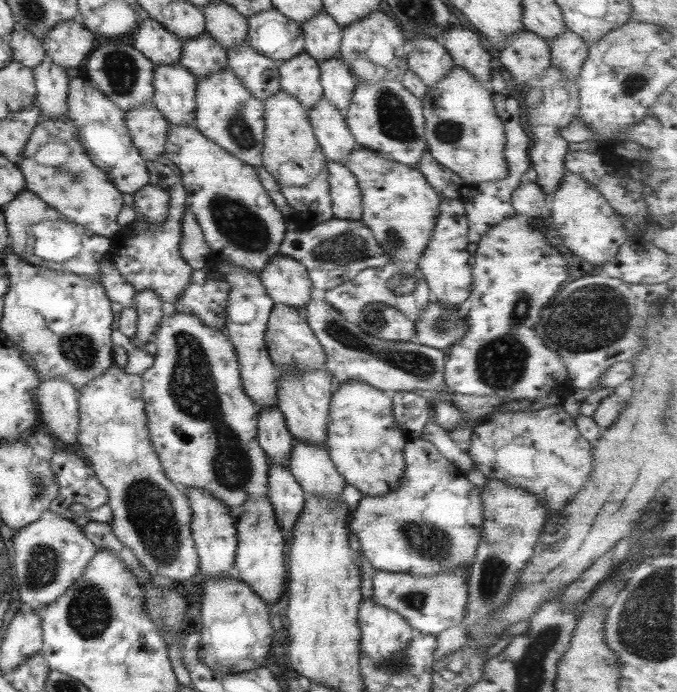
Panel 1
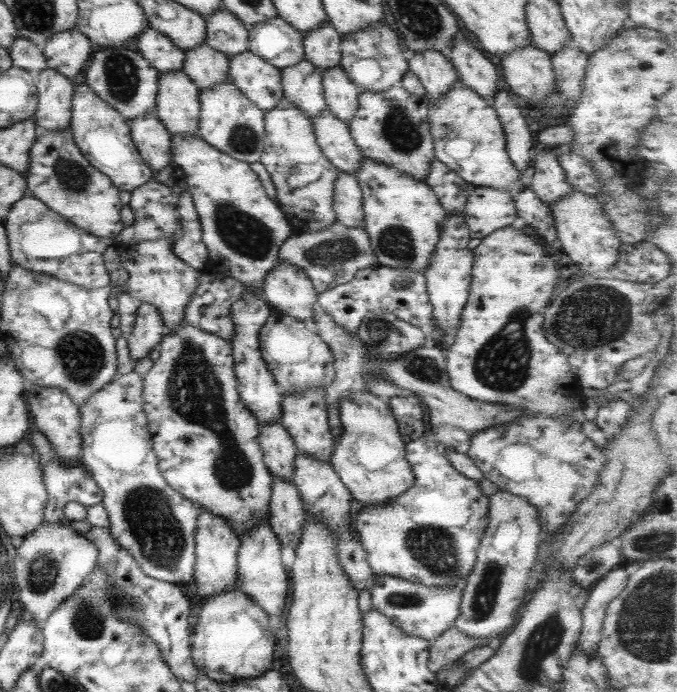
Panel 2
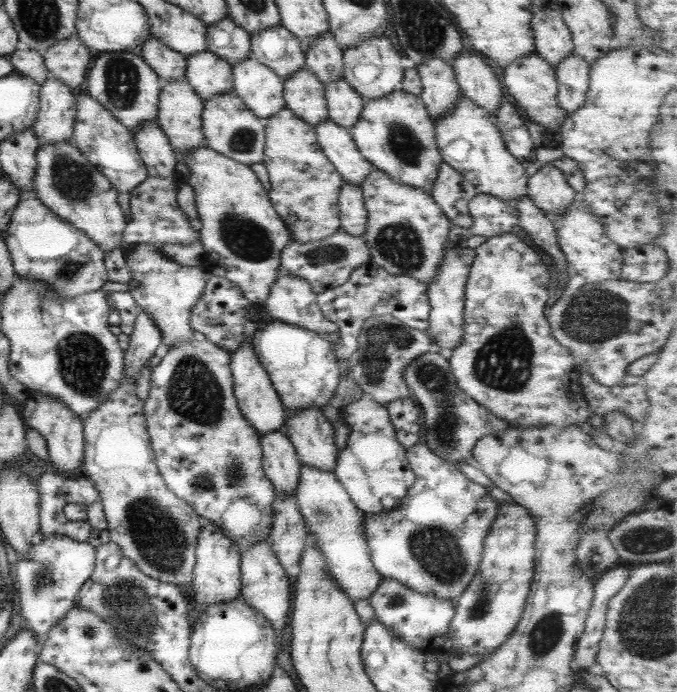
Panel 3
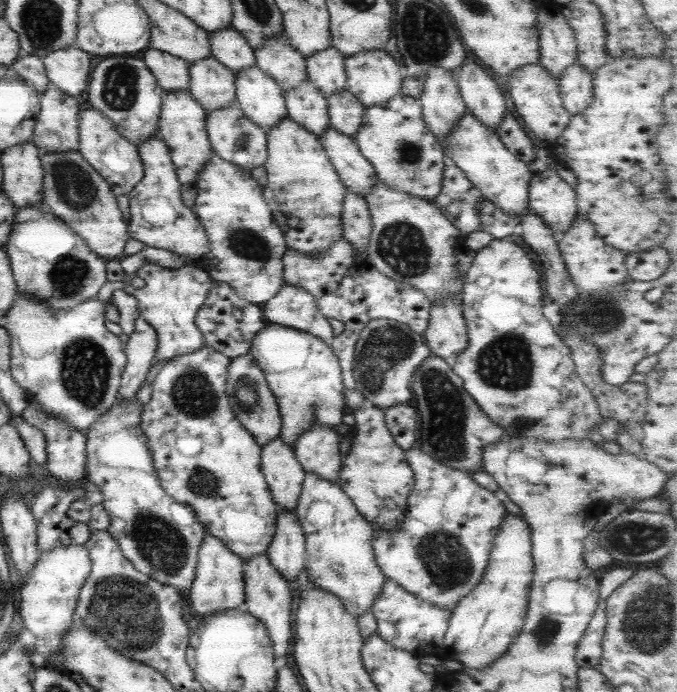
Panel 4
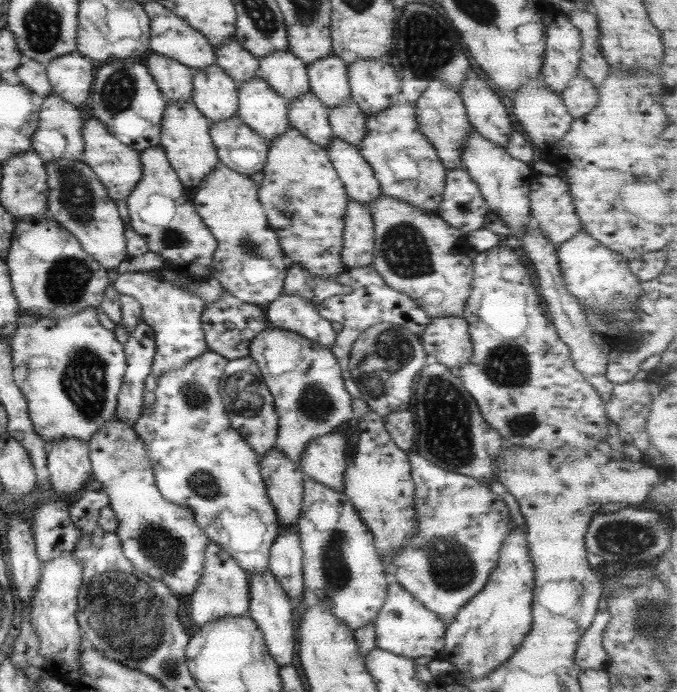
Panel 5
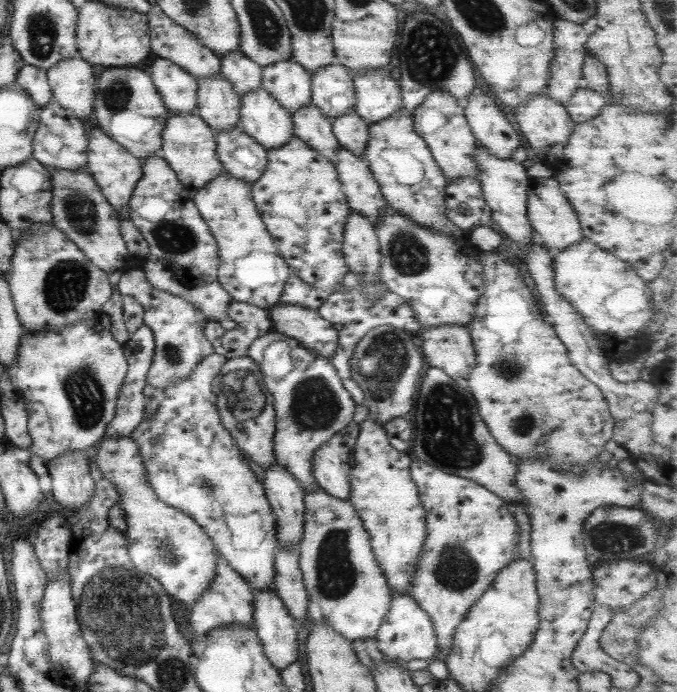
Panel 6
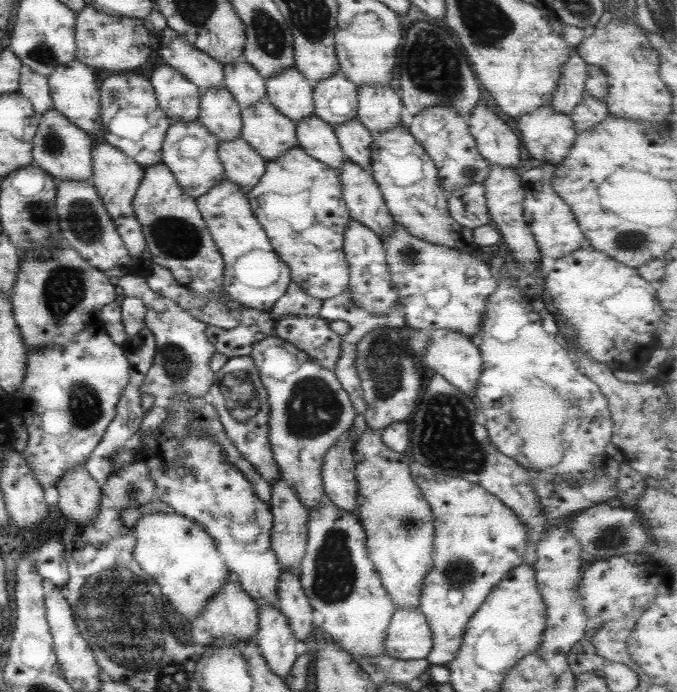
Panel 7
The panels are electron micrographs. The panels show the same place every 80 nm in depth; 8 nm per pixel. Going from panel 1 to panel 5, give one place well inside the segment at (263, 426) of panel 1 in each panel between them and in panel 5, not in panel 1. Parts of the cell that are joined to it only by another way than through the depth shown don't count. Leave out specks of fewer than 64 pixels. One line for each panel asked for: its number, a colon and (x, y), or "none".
2: (278, 451)
3: (279, 463)
4: (283, 475)
5: (282, 479)

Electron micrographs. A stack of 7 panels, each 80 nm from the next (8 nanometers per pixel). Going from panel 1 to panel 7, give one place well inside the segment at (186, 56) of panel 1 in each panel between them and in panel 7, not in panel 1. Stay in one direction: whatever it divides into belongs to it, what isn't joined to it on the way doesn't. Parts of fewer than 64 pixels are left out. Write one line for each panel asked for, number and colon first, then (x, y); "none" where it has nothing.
2: (206, 67)
3: (208, 76)
4: (212, 85)
5: (213, 93)
6: (217, 104)
7: (218, 112)

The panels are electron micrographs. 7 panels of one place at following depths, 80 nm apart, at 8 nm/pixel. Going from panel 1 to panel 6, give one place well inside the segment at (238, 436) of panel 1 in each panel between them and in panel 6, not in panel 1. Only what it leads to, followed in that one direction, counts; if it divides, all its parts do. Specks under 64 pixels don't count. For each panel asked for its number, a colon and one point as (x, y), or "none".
2: (205, 440)
3: (208, 456)
4: (204, 459)
5: (200, 462)
6: (193, 465)

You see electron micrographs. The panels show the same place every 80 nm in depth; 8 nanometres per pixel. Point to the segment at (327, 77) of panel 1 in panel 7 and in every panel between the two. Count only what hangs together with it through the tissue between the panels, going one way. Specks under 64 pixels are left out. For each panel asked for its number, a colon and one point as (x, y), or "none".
2: (340, 94)
3: (343, 104)
4: (345, 112)
5: (347, 122)
6: (350, 132)
7: (354, 140)

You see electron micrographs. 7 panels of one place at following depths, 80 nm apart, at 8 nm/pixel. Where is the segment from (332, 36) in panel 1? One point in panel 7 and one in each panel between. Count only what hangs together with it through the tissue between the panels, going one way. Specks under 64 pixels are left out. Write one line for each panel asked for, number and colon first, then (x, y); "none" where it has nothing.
2: (320, 47)
3: (323, 58)
4: (325, 69)
5: (327, 78)
6: (331, 90)
7: (334, 99)

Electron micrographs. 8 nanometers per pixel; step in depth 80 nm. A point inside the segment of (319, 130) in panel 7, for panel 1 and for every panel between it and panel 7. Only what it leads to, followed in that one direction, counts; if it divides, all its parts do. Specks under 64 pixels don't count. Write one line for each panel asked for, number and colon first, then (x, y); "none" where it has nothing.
1: (299, 76)
2: (301, 84)
3: (303, 94)
4: (305, 105)
5: (305, 113)
6: (308, 124)

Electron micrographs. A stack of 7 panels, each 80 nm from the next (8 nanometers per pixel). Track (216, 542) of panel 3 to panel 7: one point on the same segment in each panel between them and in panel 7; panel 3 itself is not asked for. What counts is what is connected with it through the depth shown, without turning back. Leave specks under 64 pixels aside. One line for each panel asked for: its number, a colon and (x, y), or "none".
4: (218, 584)
5: (222, 591)
6: (228, 599)
7: (231, 613)

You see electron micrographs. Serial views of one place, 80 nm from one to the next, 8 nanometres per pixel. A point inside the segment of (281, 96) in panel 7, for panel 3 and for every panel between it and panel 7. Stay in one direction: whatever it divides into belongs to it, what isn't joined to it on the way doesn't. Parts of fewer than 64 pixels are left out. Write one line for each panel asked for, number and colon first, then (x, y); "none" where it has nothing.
3: (277, 49)
4: (277, 58)
5: (286, 75)
6: (287, 82)

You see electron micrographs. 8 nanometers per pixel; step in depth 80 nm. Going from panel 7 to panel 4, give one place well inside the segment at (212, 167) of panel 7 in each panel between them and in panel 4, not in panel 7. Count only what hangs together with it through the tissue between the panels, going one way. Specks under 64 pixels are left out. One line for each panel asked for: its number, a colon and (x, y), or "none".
4: (181, 124)
5: (184, 135)
6: (188, 145)

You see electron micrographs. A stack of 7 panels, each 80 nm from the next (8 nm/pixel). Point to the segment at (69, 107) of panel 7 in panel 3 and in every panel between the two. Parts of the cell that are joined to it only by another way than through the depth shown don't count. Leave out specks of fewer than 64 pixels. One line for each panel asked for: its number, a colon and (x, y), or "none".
3: (66, 61)
4: (67, 69)
5: (71, 75)
6: (71, 82)

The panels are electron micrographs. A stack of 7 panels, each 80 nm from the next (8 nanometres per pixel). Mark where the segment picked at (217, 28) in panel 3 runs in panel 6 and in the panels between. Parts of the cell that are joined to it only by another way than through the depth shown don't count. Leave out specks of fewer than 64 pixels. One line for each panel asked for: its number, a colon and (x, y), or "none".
4: (228, 47)
5: (238, 64)
6: (244, 76)

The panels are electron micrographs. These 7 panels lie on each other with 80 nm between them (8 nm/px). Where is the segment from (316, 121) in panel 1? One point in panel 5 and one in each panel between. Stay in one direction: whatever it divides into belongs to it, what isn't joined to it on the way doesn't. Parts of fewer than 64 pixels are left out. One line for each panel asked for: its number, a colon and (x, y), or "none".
2: (332, 136)
3: (335, 143)
4: (353, 169)
5: (356, 176)

